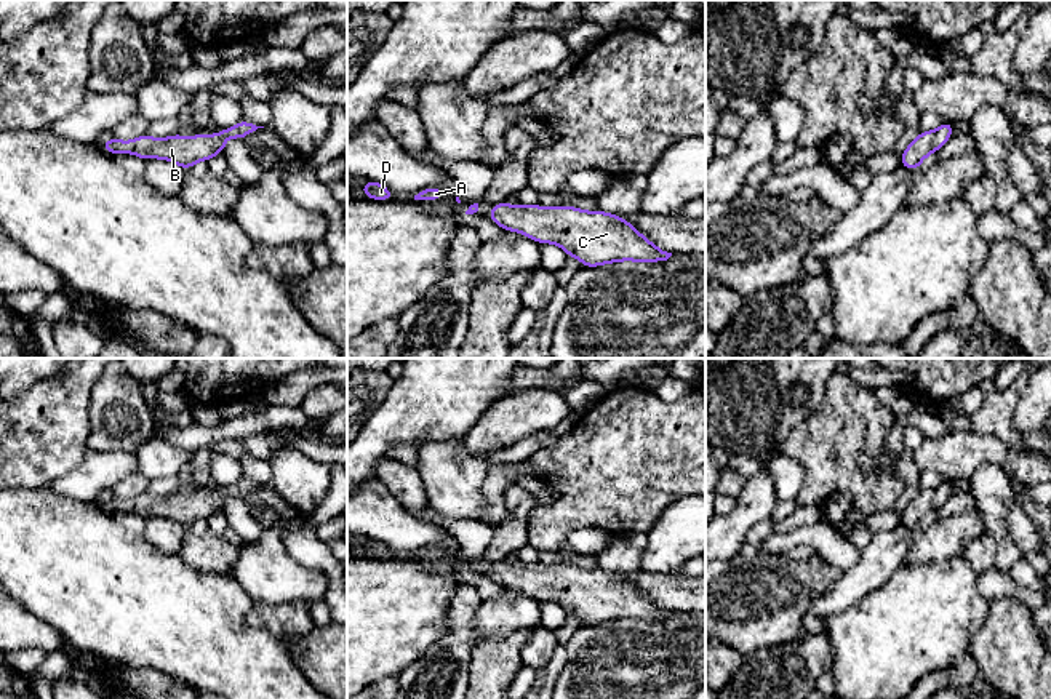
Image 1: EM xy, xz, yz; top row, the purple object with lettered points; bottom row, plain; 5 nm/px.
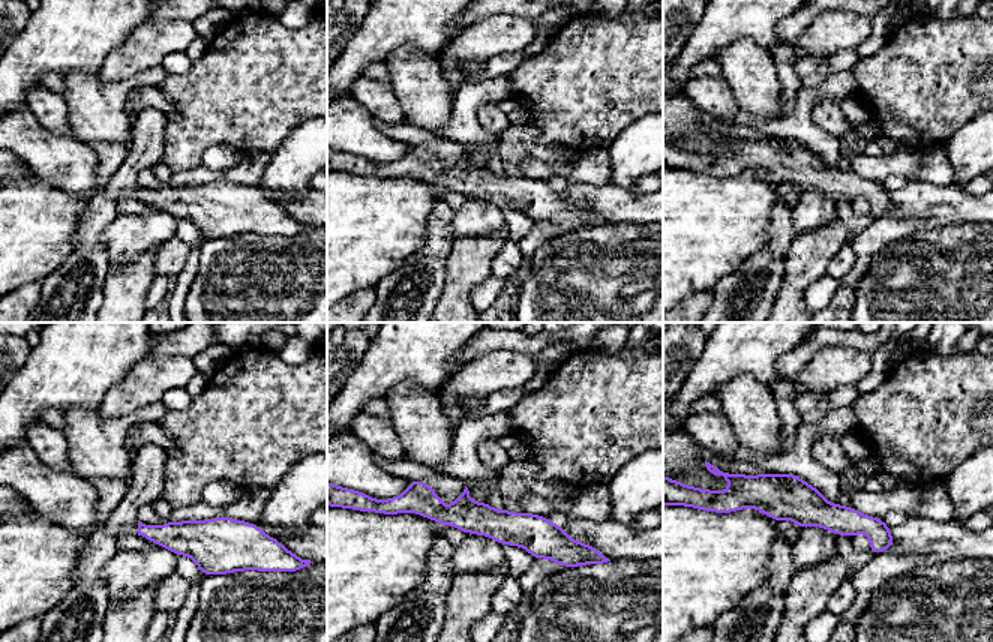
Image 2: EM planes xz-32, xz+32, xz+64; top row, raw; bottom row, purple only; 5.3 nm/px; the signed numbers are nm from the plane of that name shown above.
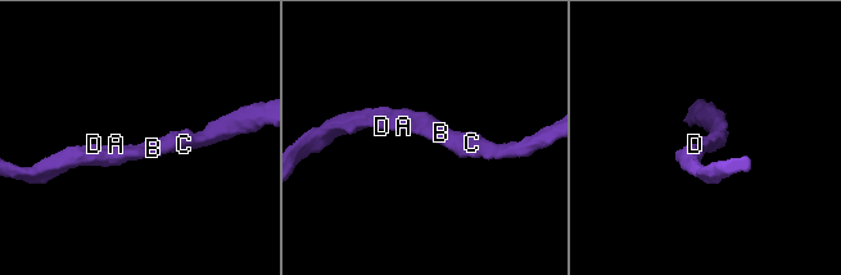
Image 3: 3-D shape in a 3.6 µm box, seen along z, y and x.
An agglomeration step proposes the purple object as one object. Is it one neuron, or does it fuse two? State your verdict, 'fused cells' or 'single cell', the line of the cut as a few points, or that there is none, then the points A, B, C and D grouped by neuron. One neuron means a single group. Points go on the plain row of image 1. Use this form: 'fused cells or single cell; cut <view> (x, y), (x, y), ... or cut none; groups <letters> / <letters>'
single cell; cut none; groups A B C D

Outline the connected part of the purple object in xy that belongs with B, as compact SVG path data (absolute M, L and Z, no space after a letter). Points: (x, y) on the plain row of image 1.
M246 478L238 480L234 486L222 486L219 493L197 493L184 496L179 491L168 496L152 496L142 493L133 499L120 499L110 496L102 499L101 504L109 513L117 510L133 512L142 518L162 517L176 521L184 528L190 528L197 520L208 520L211 515L222 512L227 496L242 497L256 489L258 486Z

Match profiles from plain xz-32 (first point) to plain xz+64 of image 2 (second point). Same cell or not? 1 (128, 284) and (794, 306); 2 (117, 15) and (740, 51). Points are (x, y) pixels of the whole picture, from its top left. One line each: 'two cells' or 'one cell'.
1: one cell
2: two cells

